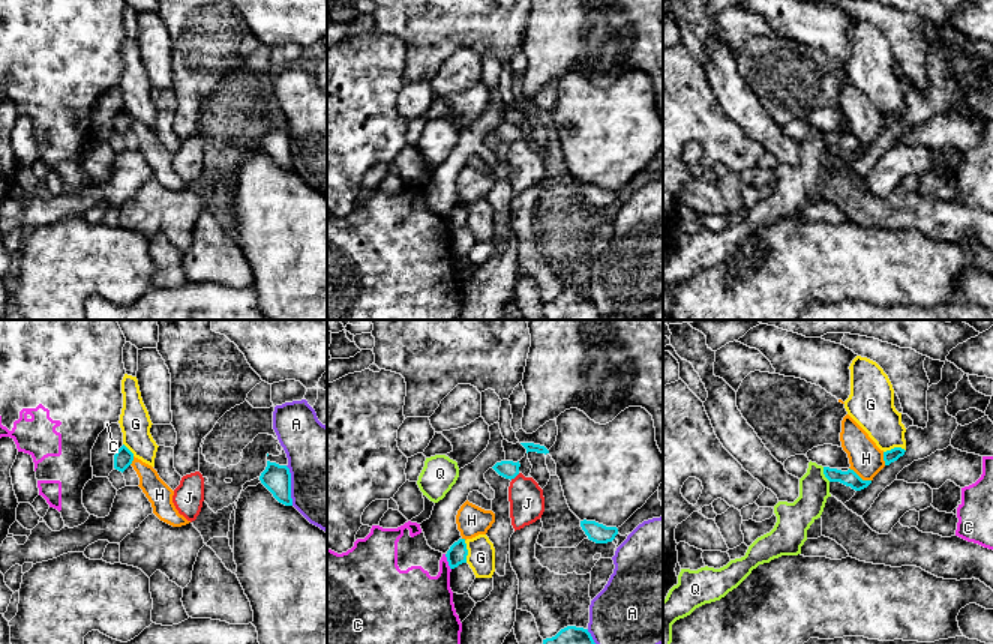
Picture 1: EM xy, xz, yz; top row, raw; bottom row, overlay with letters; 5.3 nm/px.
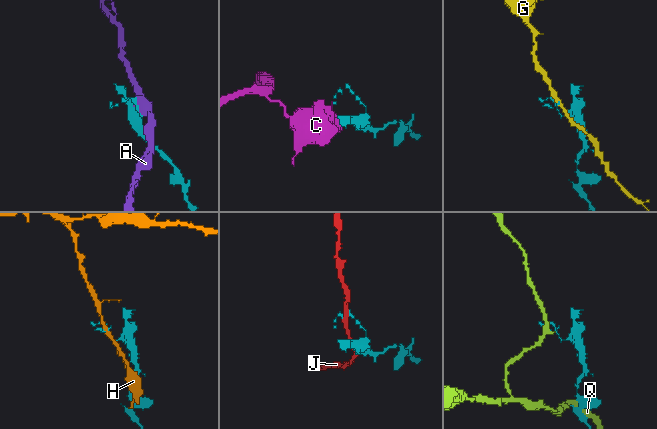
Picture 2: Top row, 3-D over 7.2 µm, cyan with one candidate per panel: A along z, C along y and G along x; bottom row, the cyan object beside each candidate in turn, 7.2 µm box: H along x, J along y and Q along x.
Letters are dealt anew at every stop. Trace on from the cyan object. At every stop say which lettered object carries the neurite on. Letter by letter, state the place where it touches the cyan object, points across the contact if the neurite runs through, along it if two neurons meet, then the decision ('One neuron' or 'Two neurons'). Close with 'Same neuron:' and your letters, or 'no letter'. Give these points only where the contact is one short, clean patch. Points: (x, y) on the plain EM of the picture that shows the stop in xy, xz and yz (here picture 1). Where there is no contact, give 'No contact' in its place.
A: Touches cyan at xy (290, 149). Two neurons
C: Touches cyan at xz (447, 224). Boundary: xz (444, 218), (450, 233). Two neurons
G: Touches cyan at xz (467, 215). Boundary: xz (464, 204), (467, 225). Two neurons
H: Touches cyan at yz (858, 140). Boundary: yz (849, 131), (863, 143), (870, 144). Two neurons
J: Touches cyan at xz (515, 140). Two neurons
Q: Touches cyan at yz (824, 137). Two neurons
Same neuron: no letter

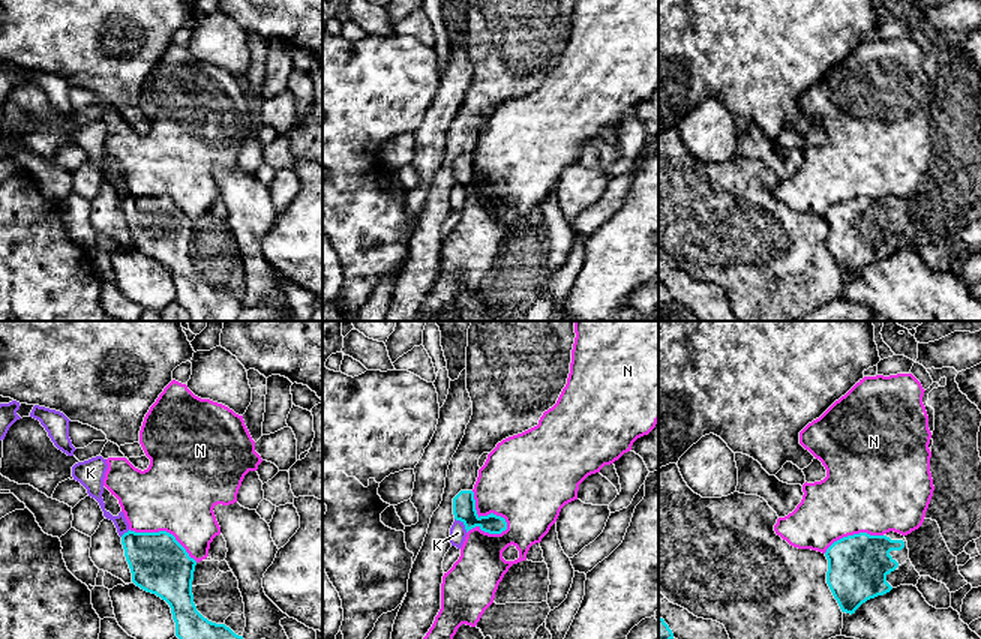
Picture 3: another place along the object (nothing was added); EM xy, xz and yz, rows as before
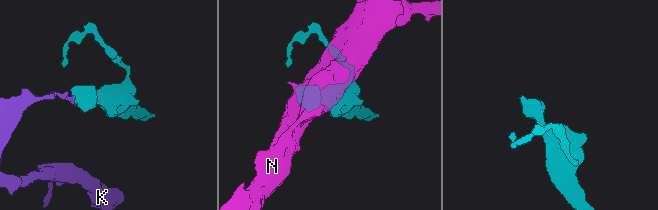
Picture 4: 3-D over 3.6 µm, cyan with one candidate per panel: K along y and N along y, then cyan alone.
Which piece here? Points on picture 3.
K: Touches cyan at xz (464, 188). Boundary: xz (455, 182), (467, 195). Two neurons
N: Touches cyan at xz (488, 179). Two neurons
Same neuron: no letter

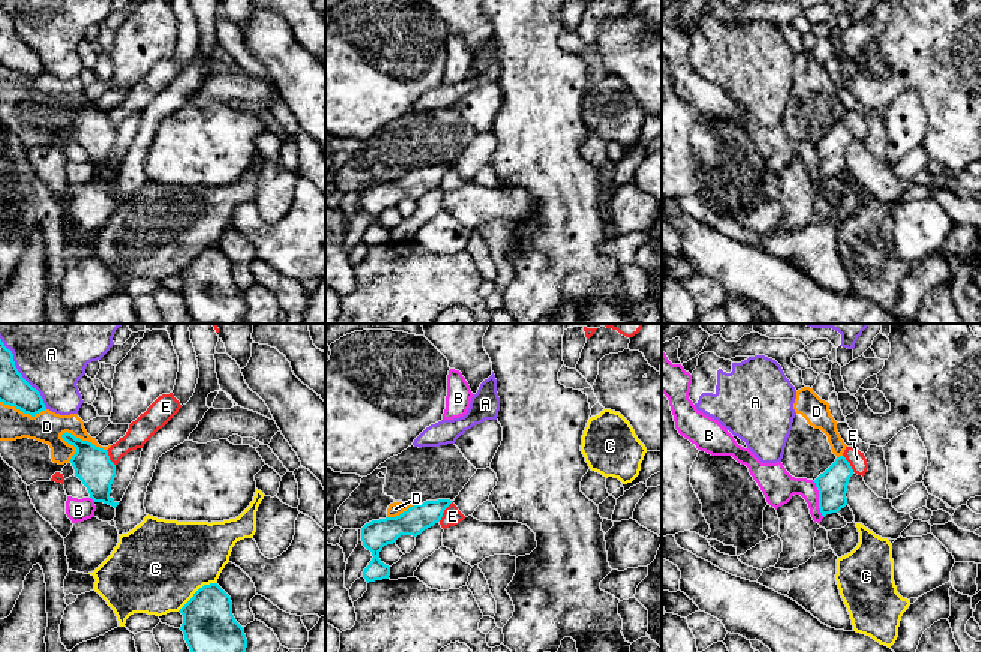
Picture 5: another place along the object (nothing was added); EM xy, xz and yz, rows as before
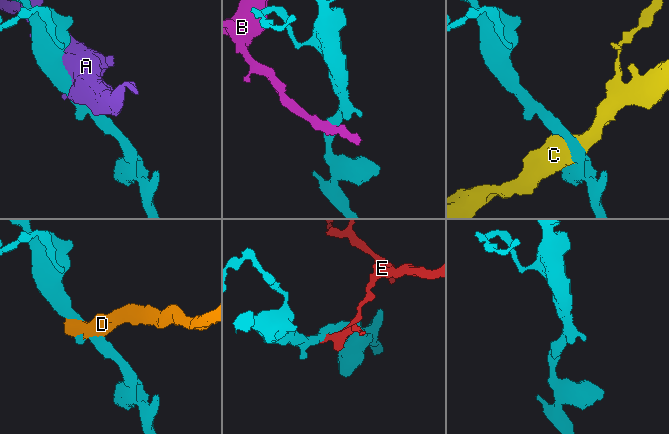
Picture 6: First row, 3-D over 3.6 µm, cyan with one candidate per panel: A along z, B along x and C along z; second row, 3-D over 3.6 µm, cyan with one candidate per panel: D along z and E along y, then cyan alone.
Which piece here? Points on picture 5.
A: Touches cyan at xy (20, 38). Two neurons
B: Touches cyan at yz (819, 164). Boundary: yz (813, 146), (818, 155), (818, 171), (824, 180). Two neurons
C: Touches cyan at xy (197, 255). Two neurons
D: Touches cyan at xy (81, 104). Two neurons
E: Touches cyan at xz (443, 176). Boundary: xz (452, 165), (438, 185). Two neurons
Same neuron: no letter

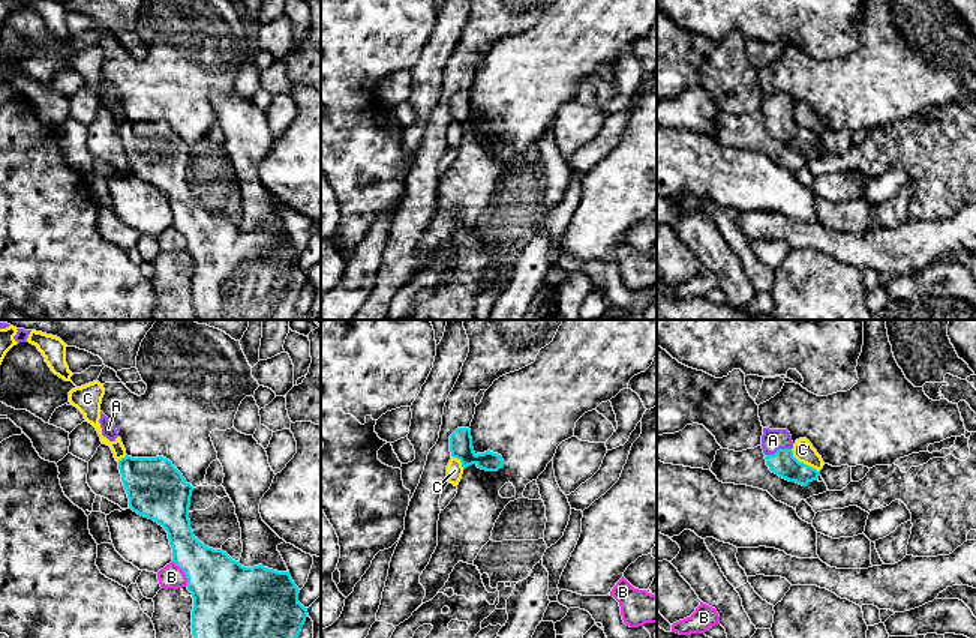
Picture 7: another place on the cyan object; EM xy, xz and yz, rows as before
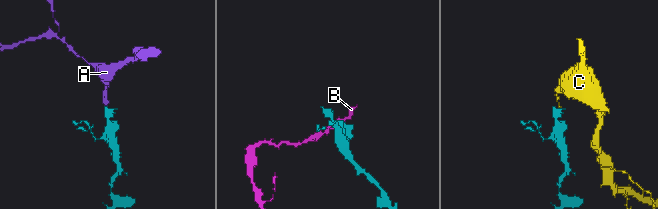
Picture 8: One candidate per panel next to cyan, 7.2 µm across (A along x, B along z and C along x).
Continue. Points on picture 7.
A: Touches cyan at yz (778, 113). Path across: yz (783, 126), (778, 120), (778, 113), (772, 104). One neuron
B: Touches cyan at xy (185, 237). Two neurons
C: Touches cyan at yz (802, 126). Boundary: yz (790, 113), (799, 125), (819, 135). Two neurons
Same neuron: A

